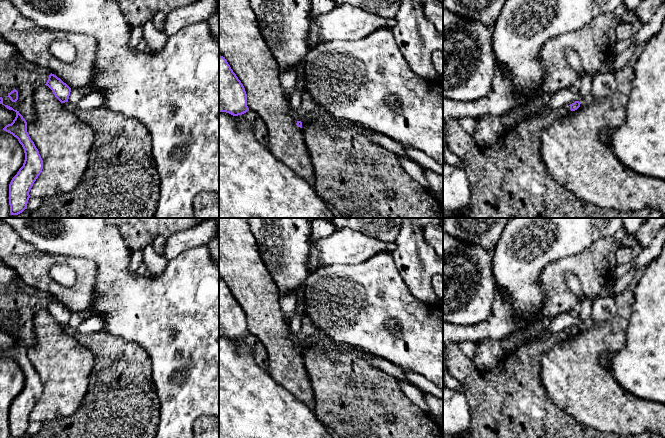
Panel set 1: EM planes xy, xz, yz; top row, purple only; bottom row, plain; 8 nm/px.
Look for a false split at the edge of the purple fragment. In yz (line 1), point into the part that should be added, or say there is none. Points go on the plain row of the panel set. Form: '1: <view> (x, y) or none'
1: none

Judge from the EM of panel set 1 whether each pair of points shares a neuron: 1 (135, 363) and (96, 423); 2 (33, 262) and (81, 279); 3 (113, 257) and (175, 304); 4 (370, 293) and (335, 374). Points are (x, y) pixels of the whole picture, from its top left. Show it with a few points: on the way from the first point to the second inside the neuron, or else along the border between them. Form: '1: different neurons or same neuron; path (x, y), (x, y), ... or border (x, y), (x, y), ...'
1: same neuron; path (122, 378), (121, 398), (111, 408)
2: same neuron; path (47, 261), (68, 260), (75, 265)
3: same neuron; path (123, 274), (153, 304), (158, 304)
4: different neurons; border (327, 334), (340, 343), (346, 343), (363, 350)

